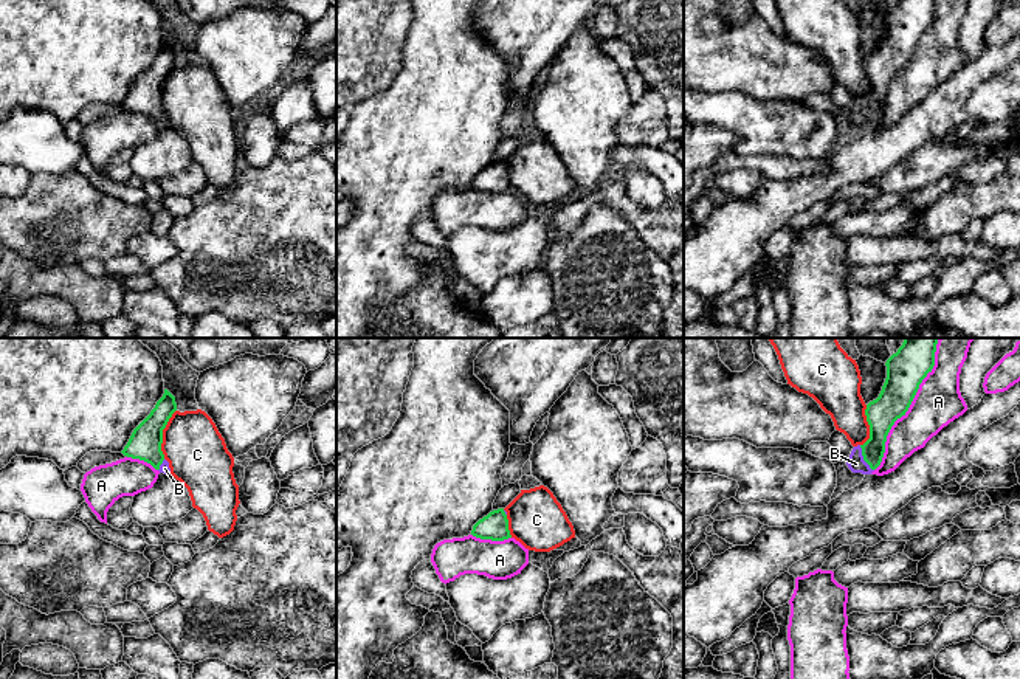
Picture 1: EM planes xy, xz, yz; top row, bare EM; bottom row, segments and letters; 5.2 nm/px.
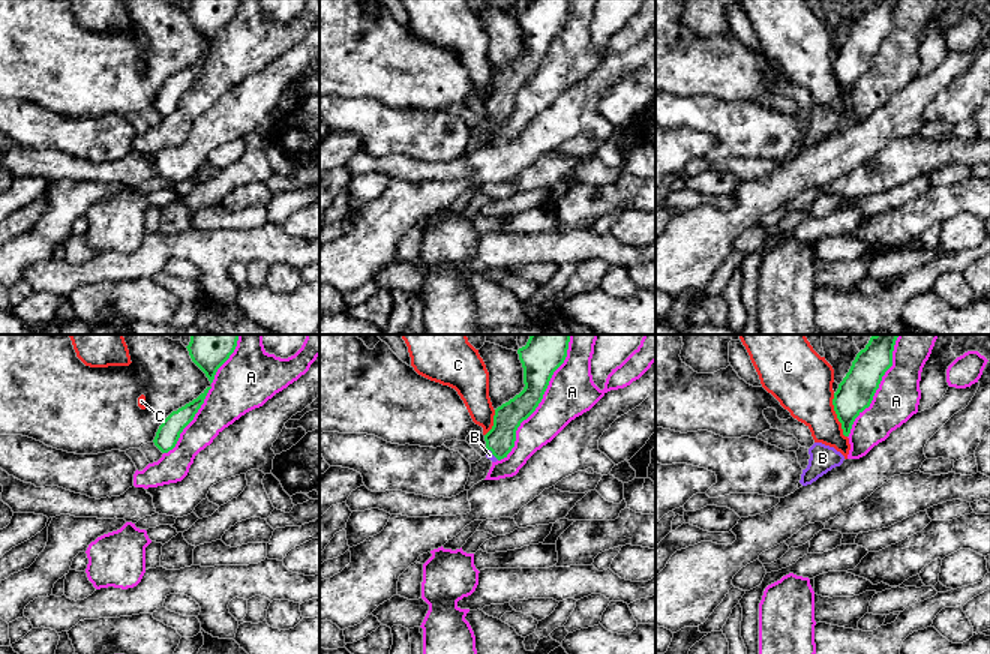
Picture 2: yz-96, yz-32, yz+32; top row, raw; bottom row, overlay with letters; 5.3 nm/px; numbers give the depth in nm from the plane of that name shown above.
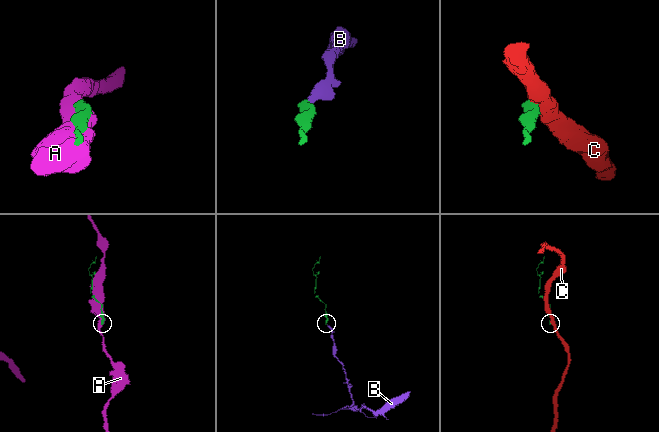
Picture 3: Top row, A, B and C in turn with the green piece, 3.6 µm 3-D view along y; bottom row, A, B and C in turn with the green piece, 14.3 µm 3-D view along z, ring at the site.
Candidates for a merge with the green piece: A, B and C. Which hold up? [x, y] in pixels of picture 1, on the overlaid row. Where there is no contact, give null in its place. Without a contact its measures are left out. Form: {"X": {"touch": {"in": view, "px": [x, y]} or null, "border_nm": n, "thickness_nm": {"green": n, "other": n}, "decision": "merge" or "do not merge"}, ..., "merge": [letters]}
{"A": {"touch": {"in": "yz", "px": [910, 403]}, "border_nm": 750, "thickness_nm": {"green": 200, "other": 240}, "decision": "do not merge"}, "B": {"touch": {"in": "yz", "px": [864, 458]}, "border_nm": 150, "thickness_nm": {"green": 160, "other": 90}, "decision": "merge"}, "C": {"touch": {"in": "xy", "px": [161, 434]}, "border_nm": 260, "thickness_nm": {"green": 170, "other": 320}, "decision": "do not merge"}, "merge": ["B"]}

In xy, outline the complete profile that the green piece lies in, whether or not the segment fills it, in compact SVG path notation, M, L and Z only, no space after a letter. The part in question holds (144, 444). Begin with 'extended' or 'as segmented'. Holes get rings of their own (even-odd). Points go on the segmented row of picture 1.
extended; M164 389L163 397L157 402L150 414L133 429L121 453L150 464L160 473L171 473L169 462L161 451L161 443L163 429L175 411L175 397Z

